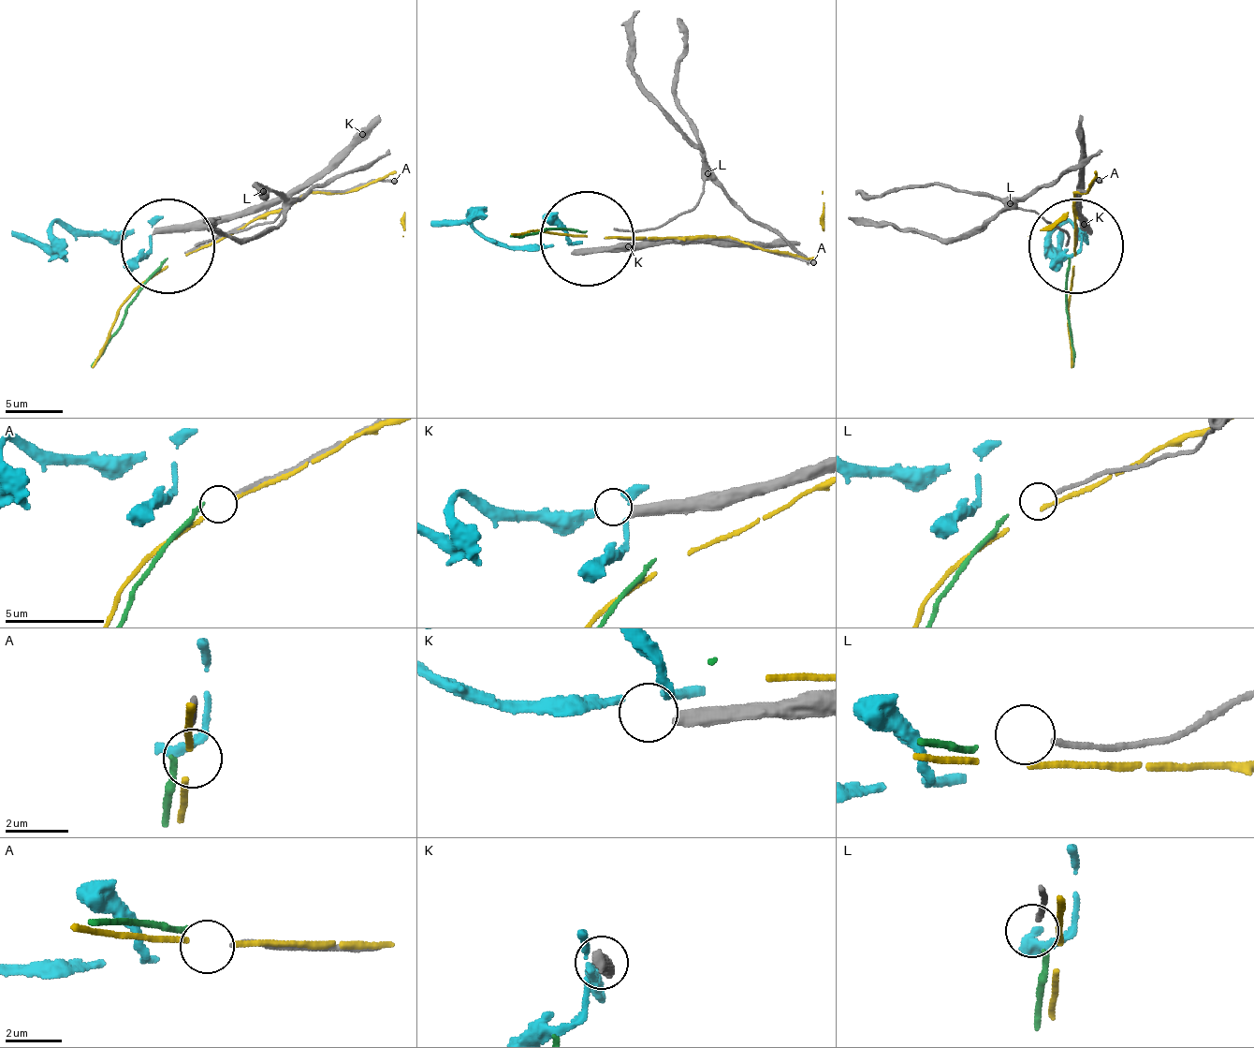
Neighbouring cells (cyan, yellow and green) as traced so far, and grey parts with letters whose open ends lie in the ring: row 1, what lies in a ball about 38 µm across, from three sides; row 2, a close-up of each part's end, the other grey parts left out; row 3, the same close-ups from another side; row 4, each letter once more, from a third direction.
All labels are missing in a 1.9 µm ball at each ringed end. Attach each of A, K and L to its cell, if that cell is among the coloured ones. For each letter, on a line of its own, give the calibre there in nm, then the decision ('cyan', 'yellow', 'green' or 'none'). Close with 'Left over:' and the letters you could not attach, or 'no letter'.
A: 160 nm thick; none
K: 420 nm thick; none
L: 200 nm thick; none
Left over: A, K, L

